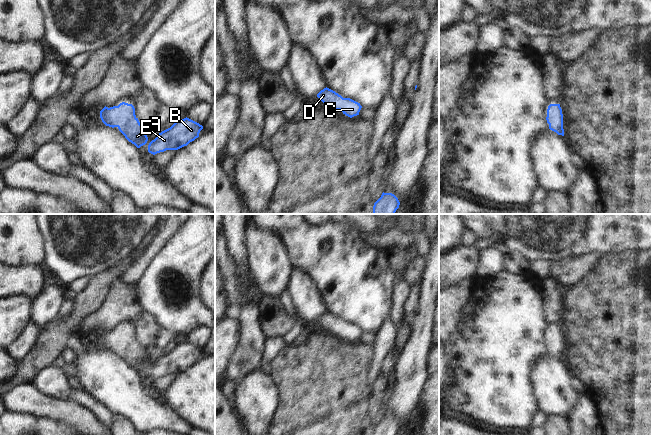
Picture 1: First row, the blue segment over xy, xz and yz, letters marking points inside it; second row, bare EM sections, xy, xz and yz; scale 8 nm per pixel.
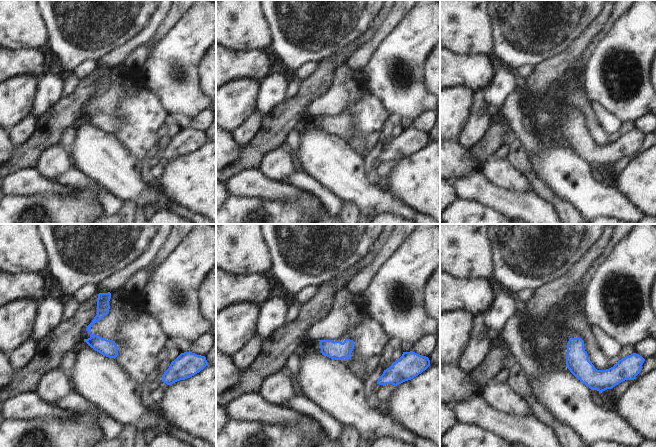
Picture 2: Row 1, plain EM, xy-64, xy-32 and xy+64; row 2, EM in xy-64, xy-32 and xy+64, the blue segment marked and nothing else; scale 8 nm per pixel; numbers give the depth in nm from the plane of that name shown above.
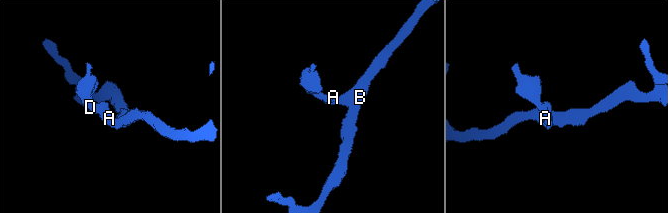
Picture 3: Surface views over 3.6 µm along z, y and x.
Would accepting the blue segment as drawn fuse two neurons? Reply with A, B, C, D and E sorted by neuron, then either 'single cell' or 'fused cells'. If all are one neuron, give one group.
A B C D E; single cell

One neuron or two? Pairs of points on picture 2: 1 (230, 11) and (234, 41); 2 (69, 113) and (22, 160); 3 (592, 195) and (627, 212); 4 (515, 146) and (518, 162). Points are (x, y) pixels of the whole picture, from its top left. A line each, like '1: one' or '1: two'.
1: one
2: one
3: one
4: one

